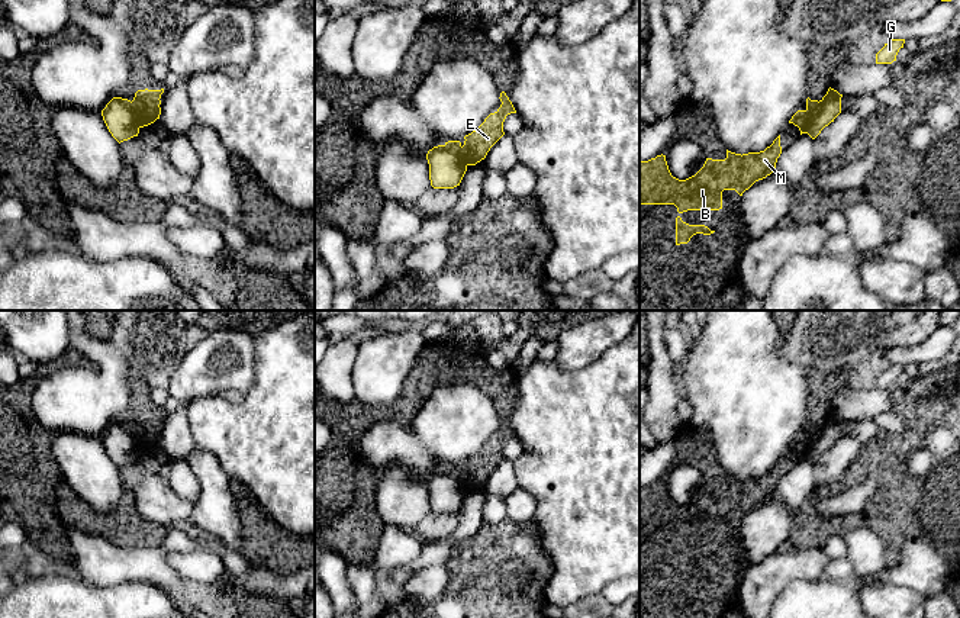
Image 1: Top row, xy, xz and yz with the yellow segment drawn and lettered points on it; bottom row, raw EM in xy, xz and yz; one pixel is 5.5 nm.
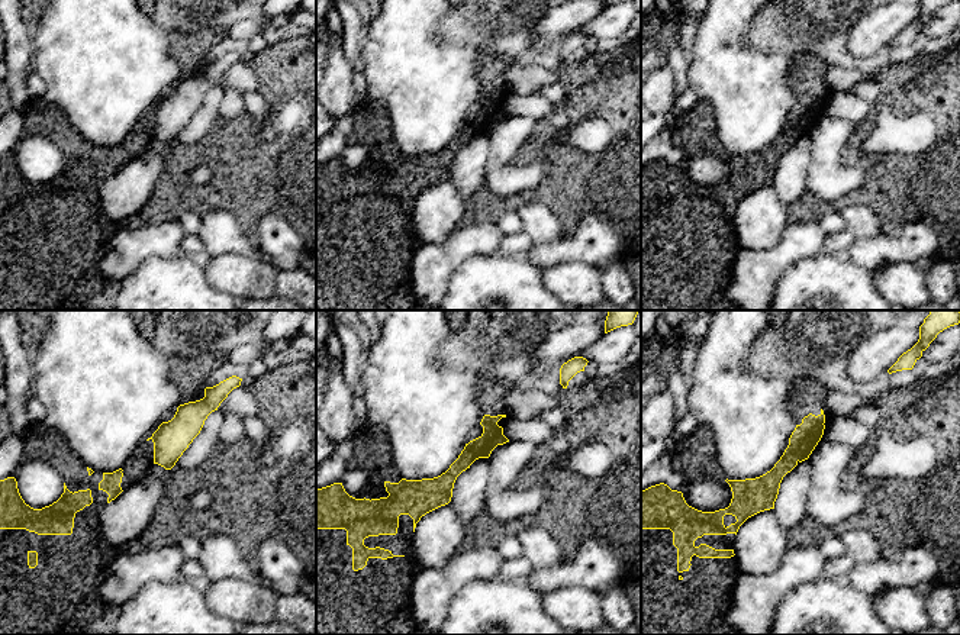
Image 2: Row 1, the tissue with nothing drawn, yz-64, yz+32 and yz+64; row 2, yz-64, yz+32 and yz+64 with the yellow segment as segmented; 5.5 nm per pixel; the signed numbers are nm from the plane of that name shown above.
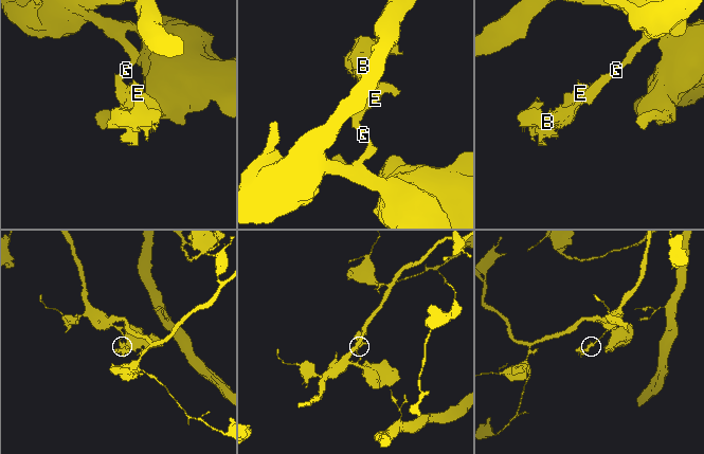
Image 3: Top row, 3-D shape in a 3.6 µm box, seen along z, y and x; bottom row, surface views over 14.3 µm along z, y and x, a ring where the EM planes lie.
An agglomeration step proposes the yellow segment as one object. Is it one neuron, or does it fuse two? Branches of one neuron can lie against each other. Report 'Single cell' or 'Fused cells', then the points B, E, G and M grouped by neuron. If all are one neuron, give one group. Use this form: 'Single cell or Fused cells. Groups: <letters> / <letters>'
Fused cells. Groups: B E M / G

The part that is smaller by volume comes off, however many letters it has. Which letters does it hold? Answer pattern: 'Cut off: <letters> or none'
Cut off: B, E, M

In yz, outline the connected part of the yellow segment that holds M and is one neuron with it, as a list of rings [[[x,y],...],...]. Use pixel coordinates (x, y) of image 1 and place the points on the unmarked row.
[[[779,460],[760,477],[741,480],[727,474],[725,485],[706,483],[703,492],[686,505],[671,500],[663,479],[640,486],[640,530],[674,530],[679,538],[719,535],[724,515],[735,515],[742,521],[756,506],[776,495],[780,479]]]

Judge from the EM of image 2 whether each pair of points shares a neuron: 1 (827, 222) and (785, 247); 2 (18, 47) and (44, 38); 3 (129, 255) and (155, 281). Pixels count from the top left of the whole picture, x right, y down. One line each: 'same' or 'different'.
1: different
2: different
3: different

